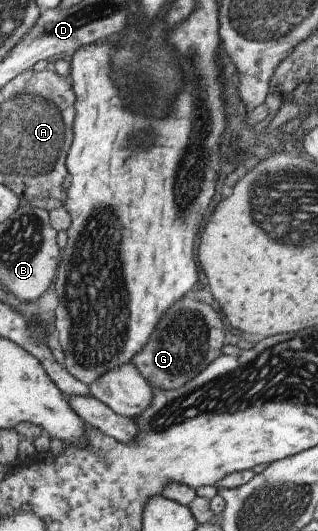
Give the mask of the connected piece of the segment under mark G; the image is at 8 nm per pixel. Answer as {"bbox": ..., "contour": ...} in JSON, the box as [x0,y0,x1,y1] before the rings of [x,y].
{"bbox":[132,297,225,391],"contour":[[[185,297],[167,309],[159,319],[147,345],[133,355],[132,363],[152,389],[171,391],[185,386],[193,377],[208,368],[217,357],[225,341],[223,317],[211,305]]]}

